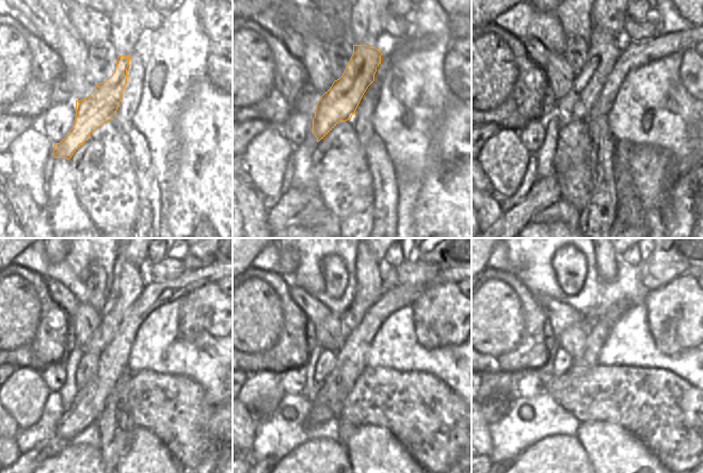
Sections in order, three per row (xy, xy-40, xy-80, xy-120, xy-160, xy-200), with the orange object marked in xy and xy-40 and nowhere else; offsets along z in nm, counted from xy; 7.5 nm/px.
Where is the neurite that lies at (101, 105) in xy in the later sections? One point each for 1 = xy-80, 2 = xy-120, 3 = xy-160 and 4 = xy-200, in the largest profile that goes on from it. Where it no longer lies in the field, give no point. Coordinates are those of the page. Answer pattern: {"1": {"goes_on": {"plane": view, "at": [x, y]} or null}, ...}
{"1": {"goes_on": {"plane": "xy-80", "at": [604, 52]}}, "2": {"goes_on": {"plane": "xy-120", "at": [126, 289]}}, "3": {"goes_on": {"plane": "xy-160", "at": [368, 289]}}, "4": {"goes_on": {"plane": "xy-200", "at": [606, 277]}}}

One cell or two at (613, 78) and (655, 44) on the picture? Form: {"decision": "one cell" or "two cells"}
{"decision": "one cell"}

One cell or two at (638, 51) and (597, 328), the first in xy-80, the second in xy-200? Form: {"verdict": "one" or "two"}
{"verdict": "one"}

